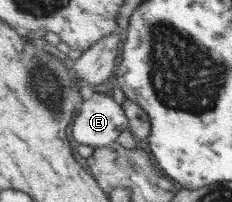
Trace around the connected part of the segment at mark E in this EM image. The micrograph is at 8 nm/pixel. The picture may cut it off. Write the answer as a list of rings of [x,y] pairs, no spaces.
[[[96,92],[81,102],[71,133],[78,143],[96,149],[120,141],[123,135],[128,135],[129,126],[123,104]]]

